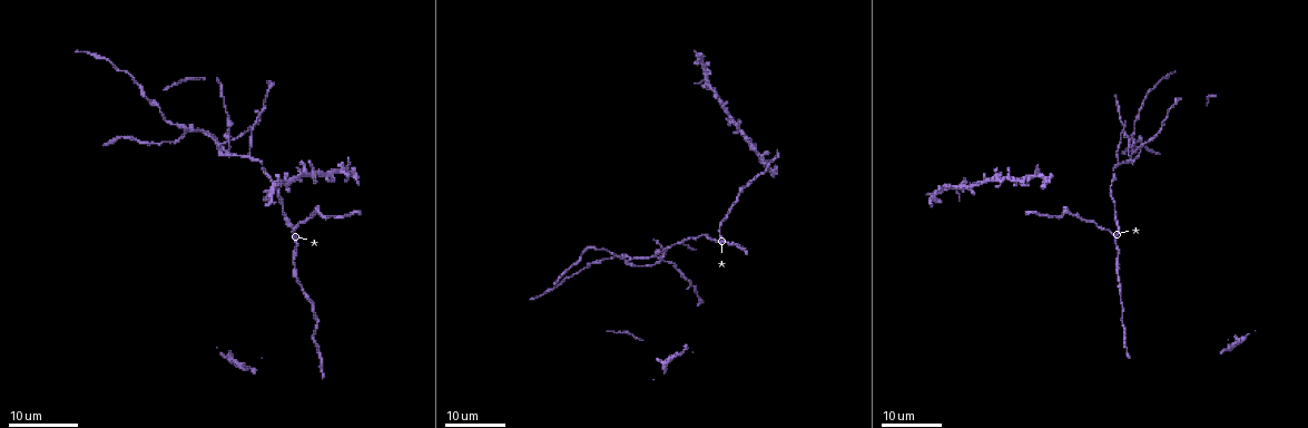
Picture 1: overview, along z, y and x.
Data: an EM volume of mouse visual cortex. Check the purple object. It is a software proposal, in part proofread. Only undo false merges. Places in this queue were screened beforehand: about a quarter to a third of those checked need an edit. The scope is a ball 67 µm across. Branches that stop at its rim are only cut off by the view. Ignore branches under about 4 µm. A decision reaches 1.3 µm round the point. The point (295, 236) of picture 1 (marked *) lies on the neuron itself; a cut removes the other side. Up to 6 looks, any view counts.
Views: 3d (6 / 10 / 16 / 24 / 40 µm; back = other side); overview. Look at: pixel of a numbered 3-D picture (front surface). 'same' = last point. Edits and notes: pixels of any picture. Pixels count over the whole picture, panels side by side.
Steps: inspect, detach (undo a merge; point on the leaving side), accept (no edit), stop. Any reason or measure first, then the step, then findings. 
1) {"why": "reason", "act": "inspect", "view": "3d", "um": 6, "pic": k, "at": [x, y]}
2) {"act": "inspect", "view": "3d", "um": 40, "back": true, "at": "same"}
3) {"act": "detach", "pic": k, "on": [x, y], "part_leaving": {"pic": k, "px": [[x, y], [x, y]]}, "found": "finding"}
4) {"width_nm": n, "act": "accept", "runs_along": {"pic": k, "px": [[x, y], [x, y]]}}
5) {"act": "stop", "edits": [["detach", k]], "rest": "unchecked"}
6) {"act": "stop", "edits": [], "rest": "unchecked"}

{"why": "thin arm on a thick one", "act": "inspect", "view": "3d", "um": 24, "pic": 1, "at": [248, 153]}

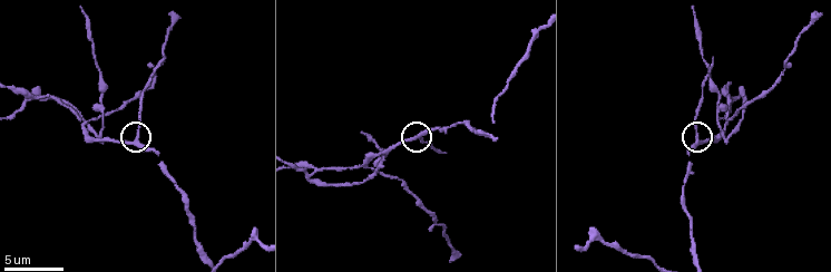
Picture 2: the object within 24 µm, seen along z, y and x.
{"act": "inspect", "view": "3d", "um": 10, "pic": 2, "at": [137, 138]}

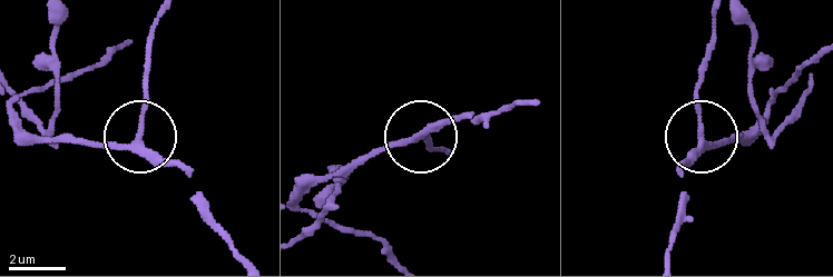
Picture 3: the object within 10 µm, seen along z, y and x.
{"width_nm": 210, "act": "accept", "runs_along": {"pic": 3, "px": [[242, 258], [184, 171], [144, 144], [148, 59]]}, "found": "all the same neuron"}

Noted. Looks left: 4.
{"why": "four arms meet", "act": "inspect", "view": "3d", "um": 16, "pic": 2, "at": [311, 168]}

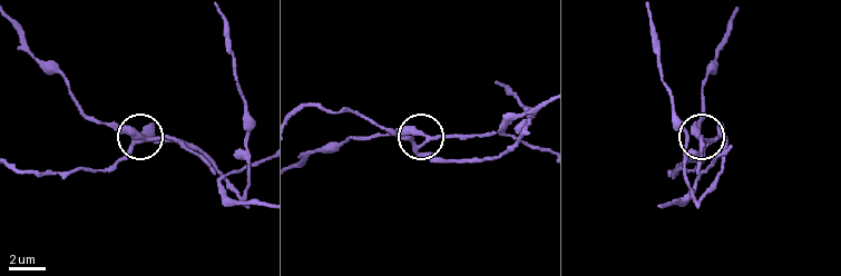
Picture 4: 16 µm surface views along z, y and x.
{"arms": 4, "act": "detach", "pic": 4, "on": [441, 161], "part_leaving": {"pic": 4, "px": [[428, 139], [447, 160], [501, 155], [528, 124], [511, 90]]}, "found": "two neurons meet here"}

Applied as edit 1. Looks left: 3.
{"act": "inspect", "view": "3d", "um": 16, "pic": 1, "at": [1140, 110]}

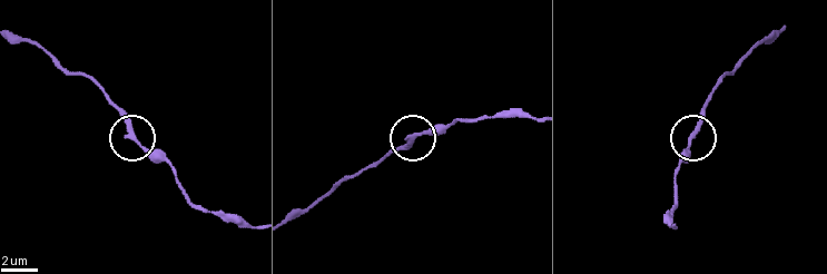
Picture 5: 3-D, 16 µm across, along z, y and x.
{"why": "zoom in", "act": "inspect", "view": "3d", "um": 6, "pic": 5, "at": [691, 138]}

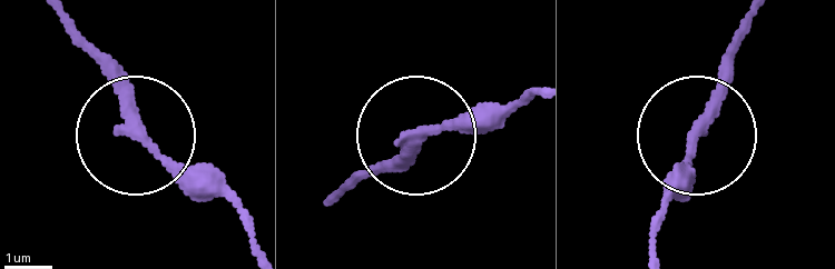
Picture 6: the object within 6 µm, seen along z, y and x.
{"act": "accept", "runs_along": {"pic": 6, "px": [[533, 93], [414, 133], [354, 186]]}, "found": "continuous, no second neuron"}

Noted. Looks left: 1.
{"act": "stop", "edits": [["detach", 4]], "rest": "unchecked"}

